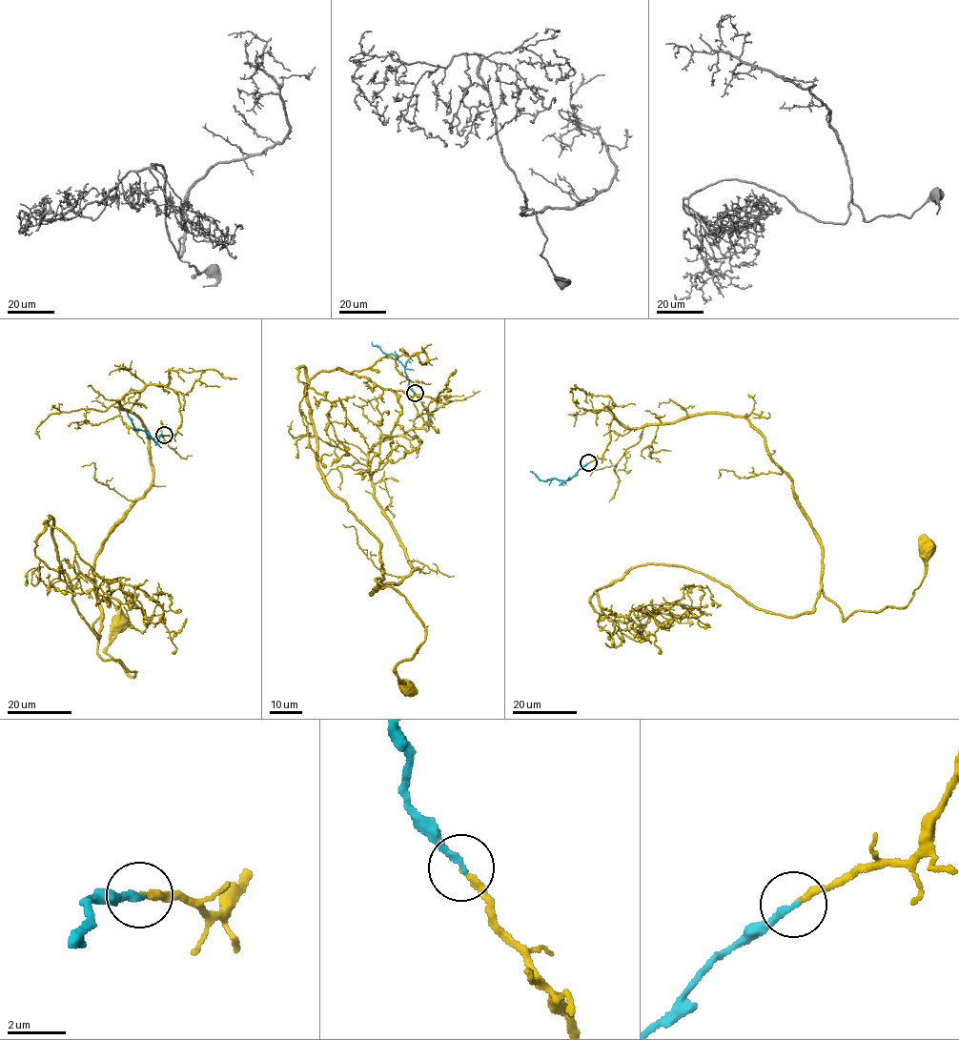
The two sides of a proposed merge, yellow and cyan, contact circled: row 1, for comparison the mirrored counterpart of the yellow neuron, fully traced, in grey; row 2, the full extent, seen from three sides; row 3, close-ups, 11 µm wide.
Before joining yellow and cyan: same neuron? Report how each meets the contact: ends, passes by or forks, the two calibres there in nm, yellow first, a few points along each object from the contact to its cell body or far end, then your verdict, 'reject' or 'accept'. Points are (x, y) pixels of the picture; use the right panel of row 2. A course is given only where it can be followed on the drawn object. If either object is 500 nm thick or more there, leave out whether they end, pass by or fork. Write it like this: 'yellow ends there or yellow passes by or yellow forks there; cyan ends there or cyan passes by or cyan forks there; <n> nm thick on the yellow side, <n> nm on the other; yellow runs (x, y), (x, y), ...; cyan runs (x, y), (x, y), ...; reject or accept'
yellow ends there; cyan ends there; 180 nm thick on the yellow side, 240 nm on the other; yellow runs (588, 463), (610, 439), (605, 408), (630, 428), (742, 417), (792, 482), (844, 620), (907, 604), (927, 550); cyan runs (588, 463), (568, 479), (562, 480), (554, 479), (541, 480), (529, 471); accept

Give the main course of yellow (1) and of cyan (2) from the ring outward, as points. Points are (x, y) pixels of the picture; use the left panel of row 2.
1: (164, 435), (172, 389), (119, 398), (152, 484), (95, 560), (93, 629), (133, 677), (106, 652), (119, 623)
2: (164, 435), (158, 437), (154, 442), (149, 434), (133, 426), (127, 411)

